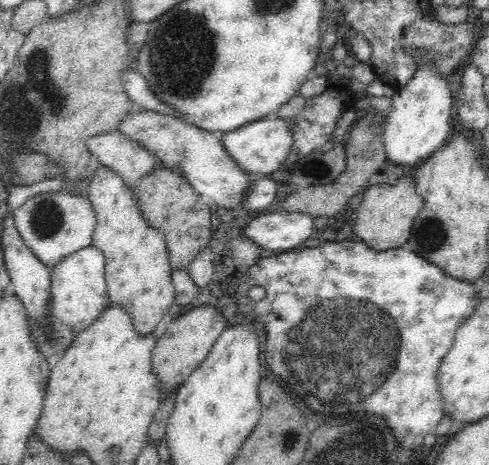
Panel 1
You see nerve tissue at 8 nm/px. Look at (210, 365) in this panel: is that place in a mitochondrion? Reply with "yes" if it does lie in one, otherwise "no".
no

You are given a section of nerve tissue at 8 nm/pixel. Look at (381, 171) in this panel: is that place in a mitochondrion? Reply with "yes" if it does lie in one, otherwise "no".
no

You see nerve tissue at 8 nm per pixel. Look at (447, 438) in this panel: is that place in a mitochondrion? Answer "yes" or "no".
no

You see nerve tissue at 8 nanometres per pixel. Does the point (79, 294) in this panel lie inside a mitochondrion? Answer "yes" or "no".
no

